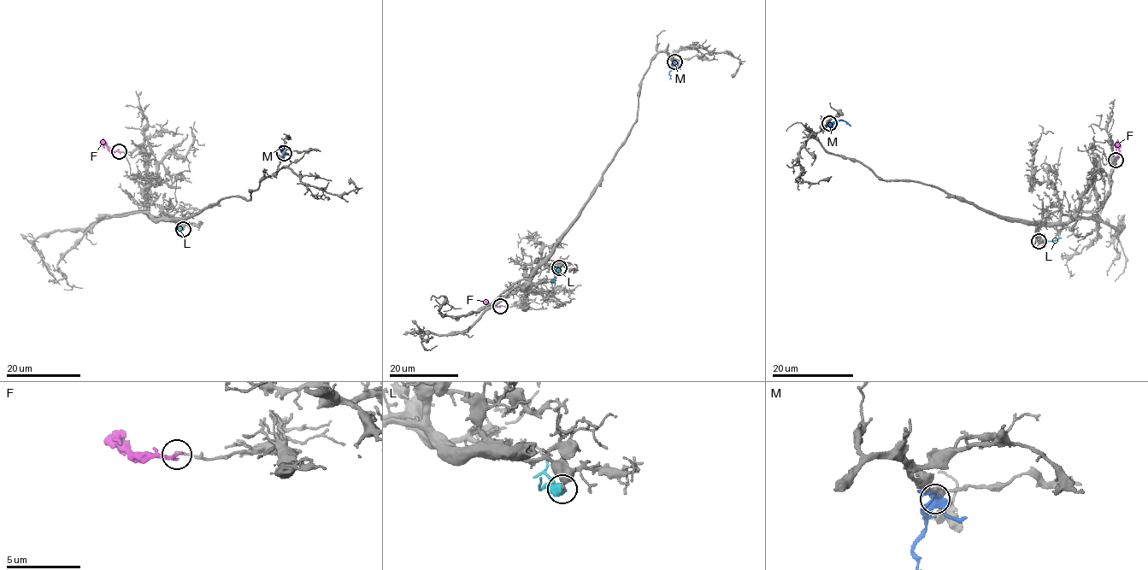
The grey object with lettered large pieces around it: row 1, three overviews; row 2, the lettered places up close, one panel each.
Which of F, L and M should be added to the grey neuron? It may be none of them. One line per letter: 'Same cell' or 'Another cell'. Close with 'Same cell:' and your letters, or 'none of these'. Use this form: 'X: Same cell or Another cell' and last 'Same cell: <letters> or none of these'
F: Another cell
L: Another cell
M: Another cell
Same cell: none of these

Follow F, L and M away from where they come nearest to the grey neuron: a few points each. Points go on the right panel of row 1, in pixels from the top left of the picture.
F: (1115, 160), (1118, 154), (1116, 139)
L: (1039, 240), (1052, 241), (1061, 237)
M: (829, 123), (842, 120), (850, 125)

